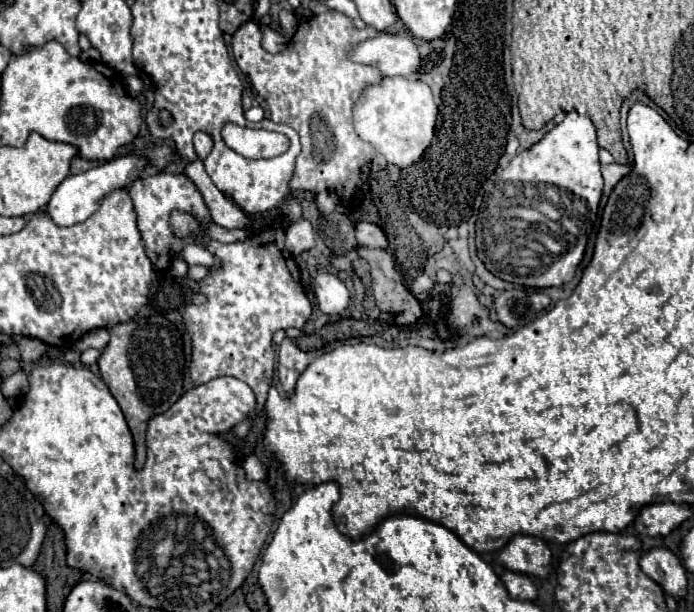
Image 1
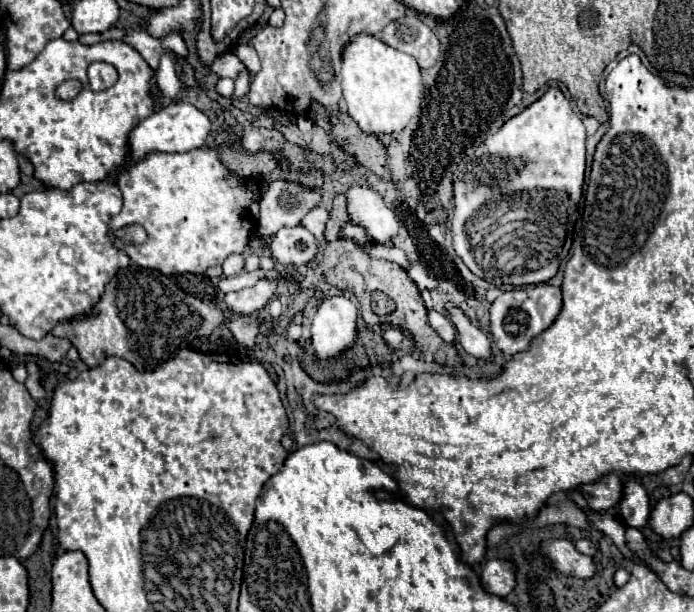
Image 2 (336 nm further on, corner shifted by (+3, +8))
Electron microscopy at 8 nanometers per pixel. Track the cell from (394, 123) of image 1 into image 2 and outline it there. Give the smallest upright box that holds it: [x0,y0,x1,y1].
[342,32,424,136]

